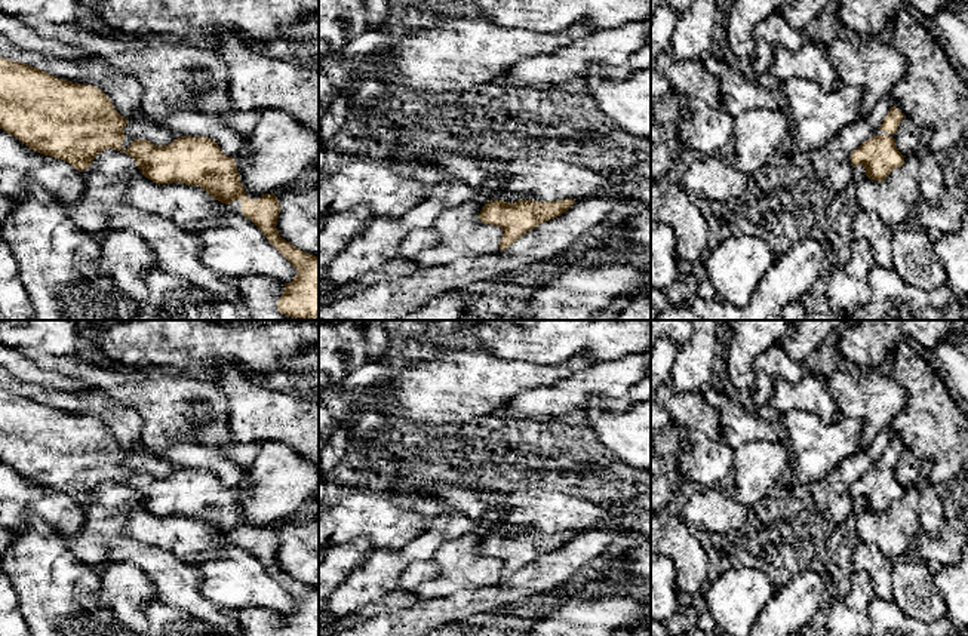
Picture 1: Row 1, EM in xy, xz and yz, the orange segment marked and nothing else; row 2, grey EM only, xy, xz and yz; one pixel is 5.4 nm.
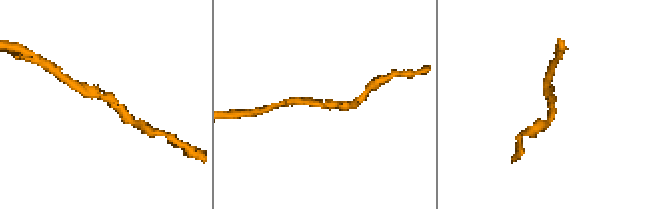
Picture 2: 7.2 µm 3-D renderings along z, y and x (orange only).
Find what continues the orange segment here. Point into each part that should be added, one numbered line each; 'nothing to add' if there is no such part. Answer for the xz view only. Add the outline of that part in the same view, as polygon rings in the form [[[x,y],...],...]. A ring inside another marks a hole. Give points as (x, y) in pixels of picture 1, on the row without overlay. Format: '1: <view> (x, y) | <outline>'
nothing to add

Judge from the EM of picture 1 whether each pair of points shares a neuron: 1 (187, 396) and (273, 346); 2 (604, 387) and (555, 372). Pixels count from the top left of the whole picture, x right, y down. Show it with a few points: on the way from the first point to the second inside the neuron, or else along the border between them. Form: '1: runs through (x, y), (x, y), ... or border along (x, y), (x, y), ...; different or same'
1: border along (178, 371), (208, 375); different
2: border along (592, 362), (561, 380), (535, 389); different

